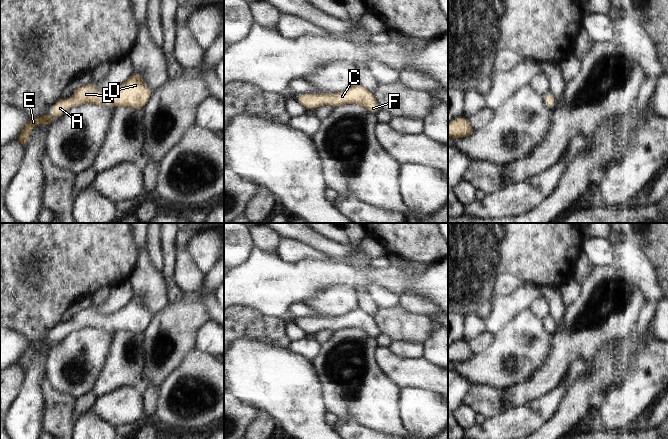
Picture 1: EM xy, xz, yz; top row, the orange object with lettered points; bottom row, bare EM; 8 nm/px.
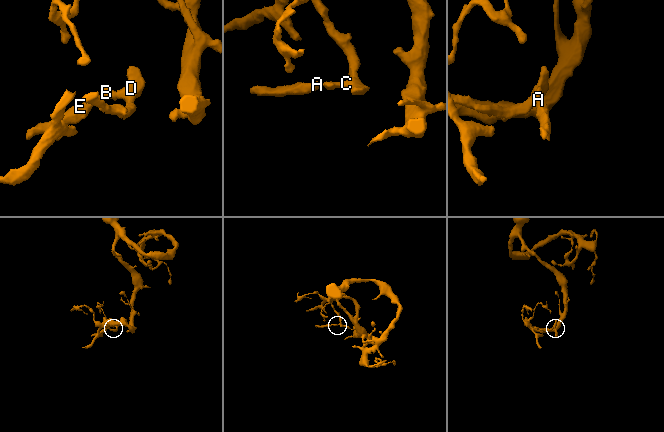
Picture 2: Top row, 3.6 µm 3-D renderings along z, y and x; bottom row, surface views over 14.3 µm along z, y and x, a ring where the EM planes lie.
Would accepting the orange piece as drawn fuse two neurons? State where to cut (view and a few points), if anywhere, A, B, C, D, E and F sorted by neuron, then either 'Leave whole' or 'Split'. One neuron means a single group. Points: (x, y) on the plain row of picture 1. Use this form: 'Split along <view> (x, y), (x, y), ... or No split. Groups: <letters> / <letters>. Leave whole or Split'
No split. Groups: A B C D E F. Leave whole.

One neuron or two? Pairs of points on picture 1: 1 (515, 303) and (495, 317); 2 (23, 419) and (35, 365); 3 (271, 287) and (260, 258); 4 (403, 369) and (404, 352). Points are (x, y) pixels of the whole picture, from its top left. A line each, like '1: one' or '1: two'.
1: one
2: one
3: one
4: two

